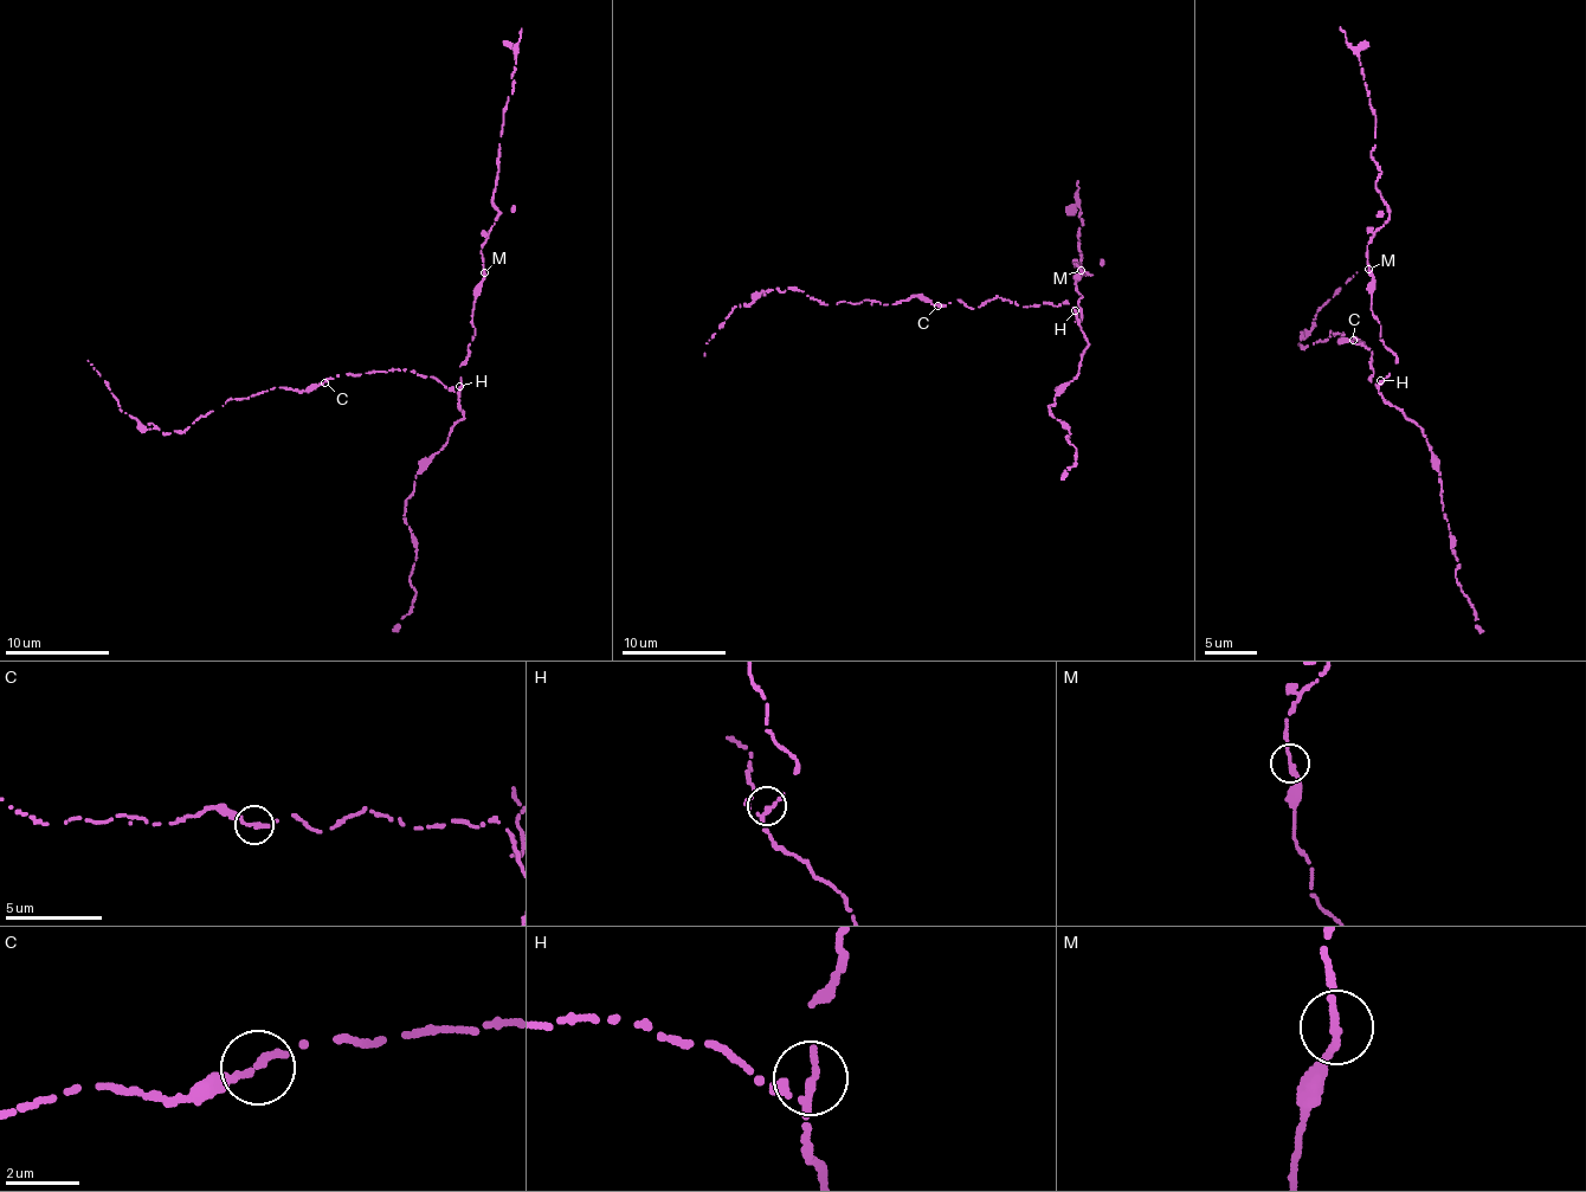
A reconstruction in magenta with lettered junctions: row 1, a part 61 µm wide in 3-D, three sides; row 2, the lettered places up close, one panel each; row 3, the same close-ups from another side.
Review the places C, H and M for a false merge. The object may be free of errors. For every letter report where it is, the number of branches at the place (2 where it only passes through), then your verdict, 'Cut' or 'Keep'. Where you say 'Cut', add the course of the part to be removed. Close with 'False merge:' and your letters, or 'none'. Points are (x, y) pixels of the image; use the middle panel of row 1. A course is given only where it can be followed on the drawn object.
C: Place: (937, 305). Branches: 2. Keep
H: Place: (1075, 310). Branches: 2. Keep
M: Place: (1081, 270). Branches: 2. Keep
False merge: none

